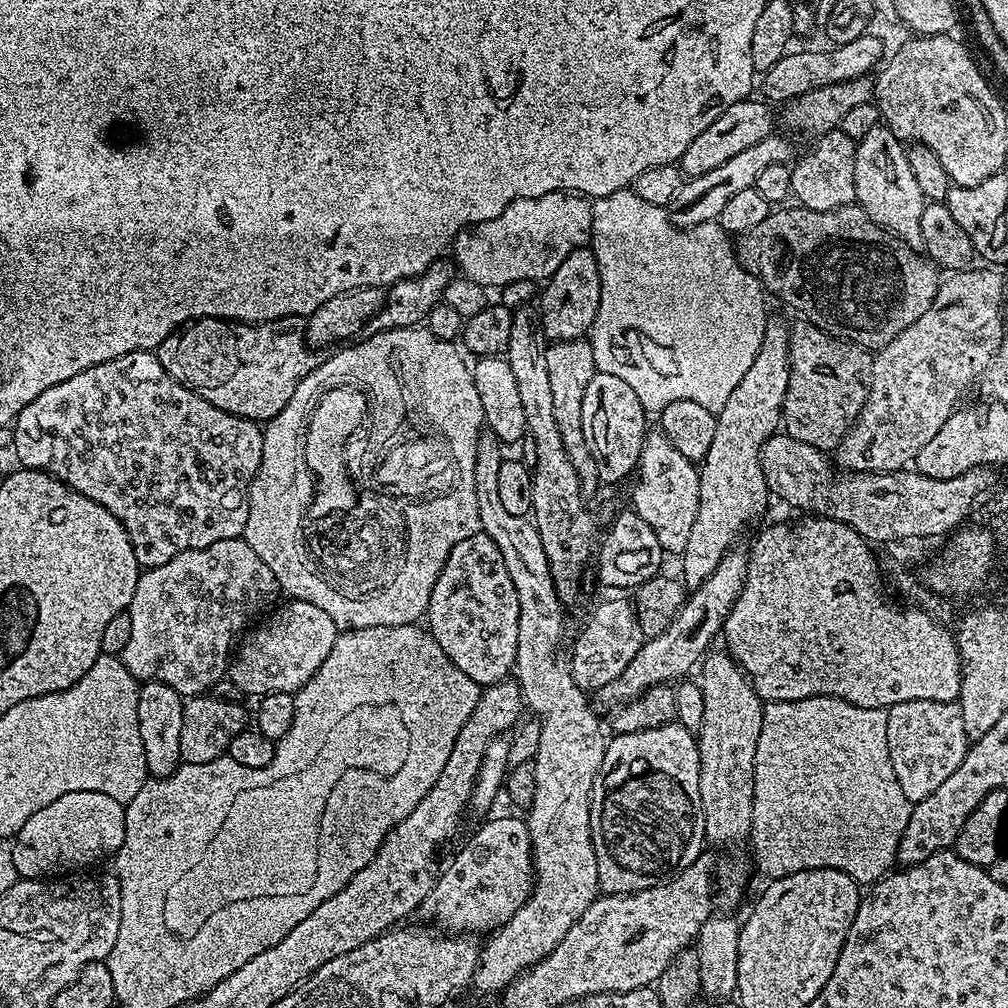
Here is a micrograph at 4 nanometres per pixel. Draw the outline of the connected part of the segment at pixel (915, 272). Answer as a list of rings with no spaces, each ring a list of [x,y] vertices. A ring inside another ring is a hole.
[[[857,203],[847,204],[834,210],[810,210],[799,206],[788,207],[780,206],[769,211],[765,220],[758,222],[758,226],[754,226],[754,230],[743,233],[734,244],[740,265],[750,274],[754,274],[771,295],[773,292],[778,299],[785,300],[794,311],[800,312],[796,314],[799,314],[808,323],[818,326],[822,331],[829,332],[831,336],[838,336],[841,340],[849,340],[852,344],[860,344],[869,350],[885,348],[890,342],[894,342],[894,338],[898,338],[898,334],[902,334],[902,330],[906,330],[906,326],[914,326],[914,322],[918,322],[918,318],[922,318],[922,314],[926,314],[926,310],[934,302],[942,283],[941,273],[927,256],[909,246],[896,233],[887,232],[882,226],[875,224]]]

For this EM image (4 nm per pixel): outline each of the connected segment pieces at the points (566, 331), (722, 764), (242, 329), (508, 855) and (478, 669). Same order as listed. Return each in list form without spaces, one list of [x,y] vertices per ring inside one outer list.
[[[591,247],[576,248],[546,280],[538,296],[538,311],[549,341],[578,340],[591,329],[599,308],[599,270]]]
[[[724,650],[716,651],[709,651],[698,668],[698,683],[705,703],[698,735],[698,794],[702,794],[705,837],[716,843],[713,845],[728,846],[731,840],[747,841],[752,830],[754,762],[765,701],[752,689],[751,680],[731,655]]]
[[[204,316],[172,332],[154,351],[166,374],[173,376],[179,384],[185,384],[194,394],[206,398],[206,402],[218,406],[218,410],[226,410],[243,420],[267,422],[284,409],[290,398],[294,398],[298,382],[302,382],[318,363],[317,353],[305,339],[305,323],[303,316],[283,316],[277,320],[263,320],[261,324]]]
[[[496,816],[488,820],[464,845],[460,853],[448,864],[444,873],[441,871],[435,877],[430,894],[422,898],[418,909],[421,921],[435,926],[448,934],[477,934],[486,928],[495,930],[514,915],[532,894],[532,843],[528,833],[527,819],[516,816]]]
[[[478,531],[470,538],[462,538],[462,542],[450,550],[450,558],[446,558],[442,574],[438,574],[438,582],[434,582],[434,590],[430,594],[426,628],[445,651],[446,658],[478,685],[487,686],[509,679],[518,654],[518,590],[514,590],[514,582],[502,562],[502,554],[498,546],[494,546],[494,538]]]

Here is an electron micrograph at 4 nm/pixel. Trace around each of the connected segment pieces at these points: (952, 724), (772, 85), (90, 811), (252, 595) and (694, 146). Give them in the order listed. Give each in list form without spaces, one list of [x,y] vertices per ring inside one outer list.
[[[907,700],[887,709],[887,714],[886,742],[890,746],[894,778],[898,778],[898,786],[902,786],[902,794],[906,794],[908,800],[925,800],[930,794],[934,794],[934,790],[938,790],[938,786],[942,786],[942,782],[946,782],[946,778],[950,778],[950,774],[954,774],[954,770],[958,770],[962,758],[968,753],[970,741],[959,703]]]
[[[867,32],[848,43],[829,48],[830,50],[790,50],[761,75],[758,88],[761,95],[770,102],[781,100],[787,102],[810,90],[822,86],[834,85],[836,82],[852,81],[854,78],[869,75],[883,59],[884,46],[881,40]]]
[[[67,792],[58,798],[58,802],[50,802],[38,814],[30,814],[26,818],[26,826],[18,830],[11,841],[13,862],[17,874],[25,880],[42,880],[53,874],[72,874],[75,868],[84,868],[103,856],[111,857],[122,846],[124,837],[124,805],[106,794],[97,792]]]
[[[243,538],[214,542],[210,546],[198,550],[186,550],[182,554],[170,558],[170,562],[166,562],[162,566],[141,571],[140,581],[134,590],[134,598],[129,602],[126,609],[130,614],[130,642],[126,642],[126,646],[120,651],[119,657],[123,660],[126,670],[130,670],[130,674],[138,682],[157,680],[170,686],[179,696],[185,698],[205,695],[213,685],[225,679],[234,641],[249,627],[248,619],[251,618],[252,612],[266,607],[275,596],[278,596],[278,585],[274,578],[274,570],[270,570],[270,566],[266,566],[266,562],[262,562],[262,558],[258,558],[258,554],[254,554],[254,550],[250,550],[250,546]]]
[[[749,98],[734,102],[734,106],[726,106],[690,146],[686,146],[686,154],[678,162],[678,167],[685,177],[691,178],[701,176],[710,170],[715,170],[717,166],[722,166],[722,162],[730,162],[730,158],[742,154],[742,150],[750,150],[750,146],[758,146],[762,138],[773,135],[772,112],[768,109],[769,105],[760,98]]]

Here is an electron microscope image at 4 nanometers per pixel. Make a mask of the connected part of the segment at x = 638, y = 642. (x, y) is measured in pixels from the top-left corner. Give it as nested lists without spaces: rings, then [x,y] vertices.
[[[624,600],[602,601],[593,610],[592,617],[585,622],[584,629],[576,636],[576,645],[572,648],[572,664],[570,663],[572,680],[578,687],[584,689],[585,693],[595,693],[602,686],[614,682],[614,678],[618,678],[618,674],[622,674],[622,670],[626,670],[626,666],[630,666],[634,654],[638,654],[645,639],[645,632],[638,626],[635,607],[629,601],[628,604]]]

